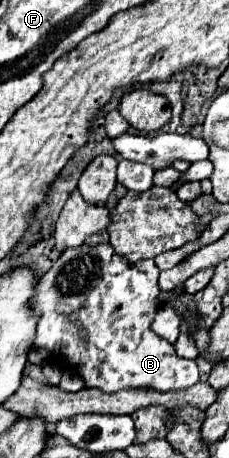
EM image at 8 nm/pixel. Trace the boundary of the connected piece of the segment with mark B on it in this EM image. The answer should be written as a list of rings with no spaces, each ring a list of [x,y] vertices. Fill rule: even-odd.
[[[111,244],[67,248],[51,270],[43,274],[37,284],[37,294],[31,300],[33,310],[41,312],[33,346],[47,348],[53,356],[65,358],[87,388],[99,388],[107,394],[123,388],[155,388],[159,392],[169,392],[197,384],[199,370],[195,360],[179,358],[169,342],[151,332],[151,320],[159,308],[157,278],[159,268],[155,262],[131,264],[121,254],[115,254]]]

